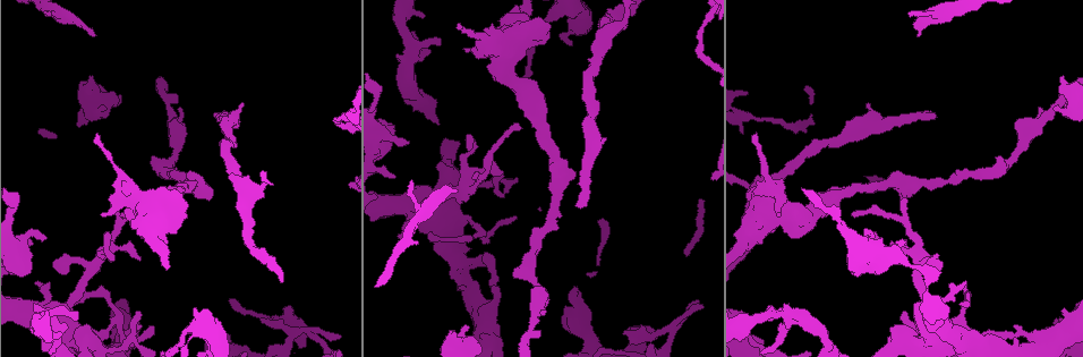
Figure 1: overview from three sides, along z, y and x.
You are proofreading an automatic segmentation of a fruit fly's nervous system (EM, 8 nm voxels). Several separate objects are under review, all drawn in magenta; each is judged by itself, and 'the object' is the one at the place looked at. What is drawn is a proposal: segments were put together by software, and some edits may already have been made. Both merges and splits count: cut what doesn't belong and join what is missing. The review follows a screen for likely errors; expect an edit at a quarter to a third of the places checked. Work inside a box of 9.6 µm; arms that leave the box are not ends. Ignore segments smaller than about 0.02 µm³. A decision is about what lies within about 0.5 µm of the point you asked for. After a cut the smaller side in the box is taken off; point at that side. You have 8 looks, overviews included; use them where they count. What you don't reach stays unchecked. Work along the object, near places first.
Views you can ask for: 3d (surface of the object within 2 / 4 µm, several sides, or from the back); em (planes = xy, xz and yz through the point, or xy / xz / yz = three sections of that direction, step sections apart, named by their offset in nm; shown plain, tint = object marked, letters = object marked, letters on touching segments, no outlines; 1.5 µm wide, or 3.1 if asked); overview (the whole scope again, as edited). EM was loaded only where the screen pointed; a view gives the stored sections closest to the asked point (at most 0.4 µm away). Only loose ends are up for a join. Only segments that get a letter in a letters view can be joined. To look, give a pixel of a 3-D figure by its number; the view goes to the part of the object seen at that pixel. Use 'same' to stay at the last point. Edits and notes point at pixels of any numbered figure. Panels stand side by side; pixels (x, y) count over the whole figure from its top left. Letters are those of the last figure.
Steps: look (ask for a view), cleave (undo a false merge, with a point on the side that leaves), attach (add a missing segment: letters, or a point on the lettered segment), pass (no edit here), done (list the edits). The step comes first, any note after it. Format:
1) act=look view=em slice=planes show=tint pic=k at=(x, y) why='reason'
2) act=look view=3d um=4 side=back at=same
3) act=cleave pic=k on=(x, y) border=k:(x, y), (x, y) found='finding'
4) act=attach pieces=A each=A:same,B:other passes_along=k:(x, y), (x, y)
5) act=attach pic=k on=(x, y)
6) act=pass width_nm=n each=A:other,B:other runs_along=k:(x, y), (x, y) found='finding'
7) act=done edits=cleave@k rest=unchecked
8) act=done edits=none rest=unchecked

act=look view=em slice=planes show=letters pic=1 at=(1027, 334) why='abrupt turn'

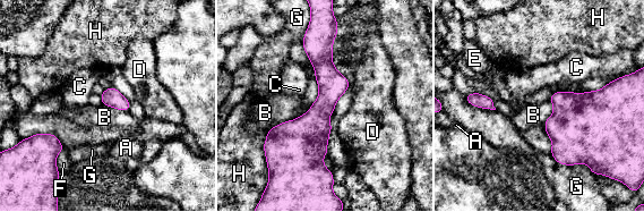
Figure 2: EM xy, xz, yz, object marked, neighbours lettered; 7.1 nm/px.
act=pass width_nm=80 each=A:other,B:other,C:other,D:other,E:other,F:other,G:other,H:other found='one neuron here'

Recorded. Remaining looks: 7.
act=look view=3d um=2 pic=1 at=(502, 173) why='thin end'

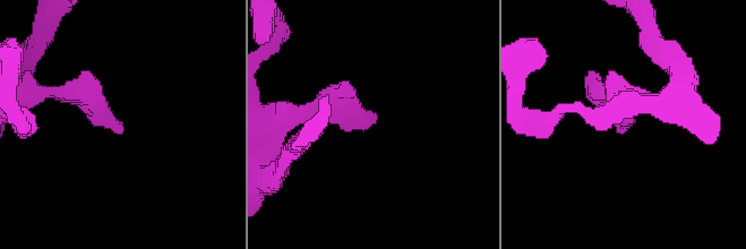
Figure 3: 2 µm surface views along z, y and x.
act=look view=em slice=planes show=letters pic=3 at=(119, 130) why='shape alone is not enough'

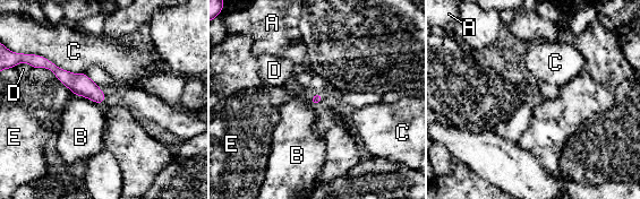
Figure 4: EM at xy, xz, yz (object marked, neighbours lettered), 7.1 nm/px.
act=pass each=A:other,B:other,C:other,D:other,E:other border=4:(75, 94), (85, 96), (99, 104) found='none of them fits'

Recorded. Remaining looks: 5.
act=look view=em slice=xz step=4 show=tint pic=1 at=(578, 207) why='branch stops here'

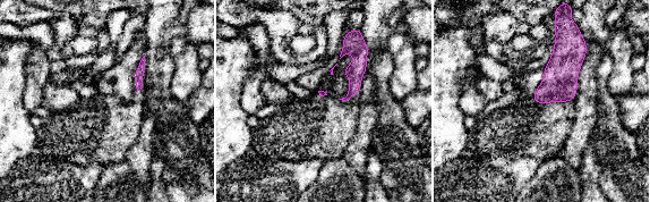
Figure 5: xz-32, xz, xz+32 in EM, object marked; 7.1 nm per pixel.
act=look view=em slice=planes show=letters at=same

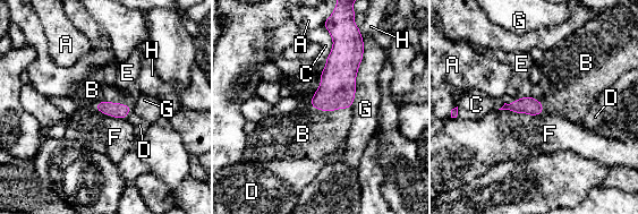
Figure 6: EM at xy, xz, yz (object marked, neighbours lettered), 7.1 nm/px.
act=attach pic=6 on=(92, 90) each=A:other,B:same,C:other,D:other,E:other,F:other,G:other,H:other passes_along=6:(117, 110), (102, 101), (92, 90) found='it goes on there'

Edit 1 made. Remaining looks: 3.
act=done edits=attach@6 rest=unchecked

